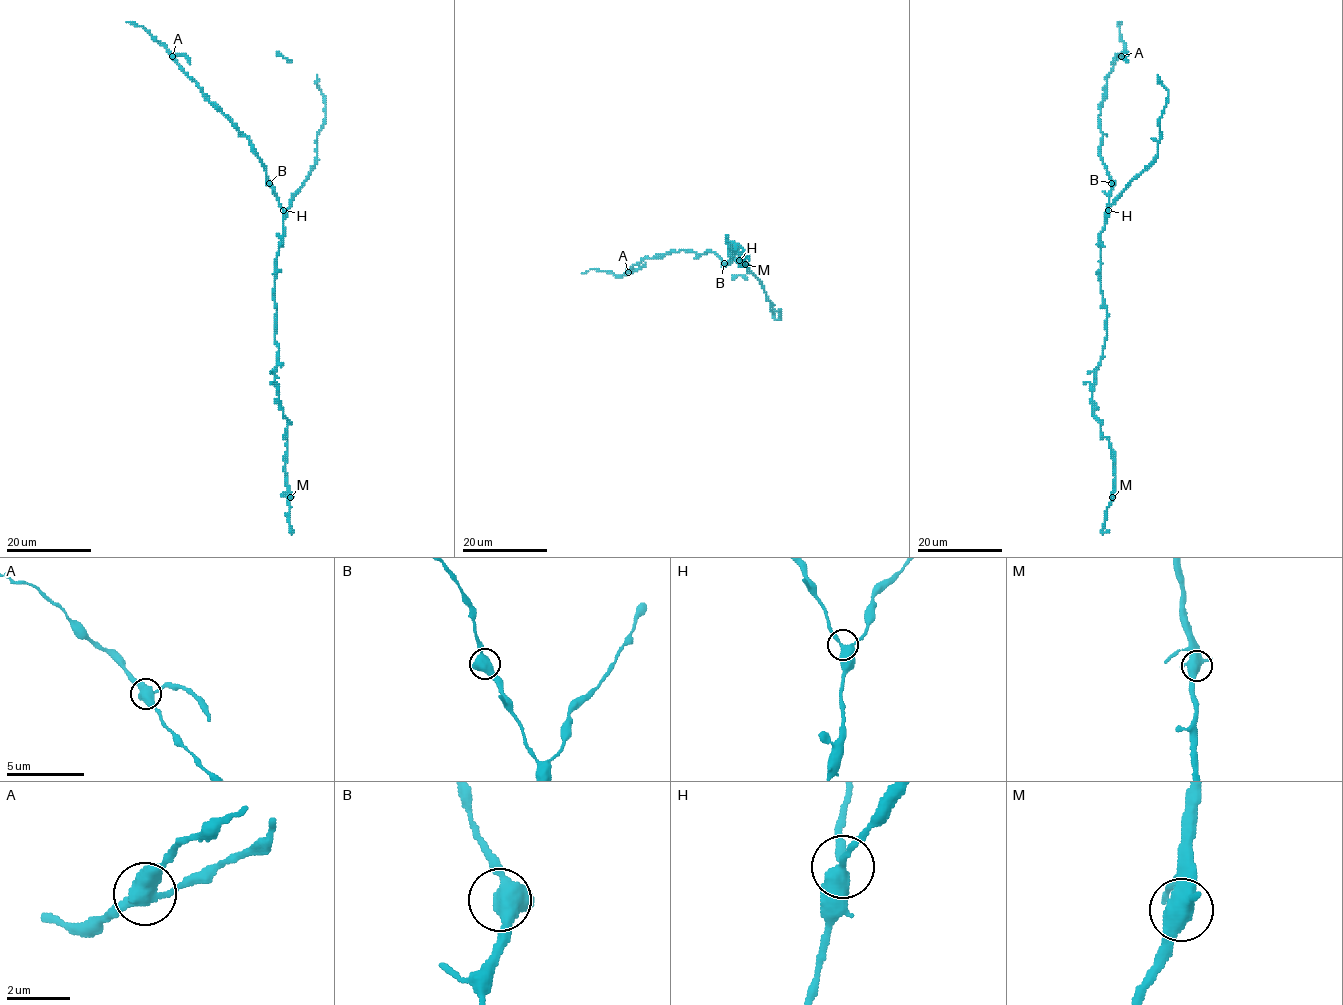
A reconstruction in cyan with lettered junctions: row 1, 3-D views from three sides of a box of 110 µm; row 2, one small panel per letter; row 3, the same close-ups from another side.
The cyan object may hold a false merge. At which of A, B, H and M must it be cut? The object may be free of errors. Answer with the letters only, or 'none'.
A

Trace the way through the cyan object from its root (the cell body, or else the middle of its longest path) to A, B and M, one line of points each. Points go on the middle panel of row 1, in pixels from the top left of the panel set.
A: (735, 251), (739, 253), (739, 259), (729, 263), (724, 263), (712, 251), (668, 251), (644, 259), (628, 272)
B: (735, 251), (739, 253), (739, 259), (724, 263)
M: (735, 251), (729, 252), (730, 258), (734, 243), (744, 250), (741, 265), (745, 264)

